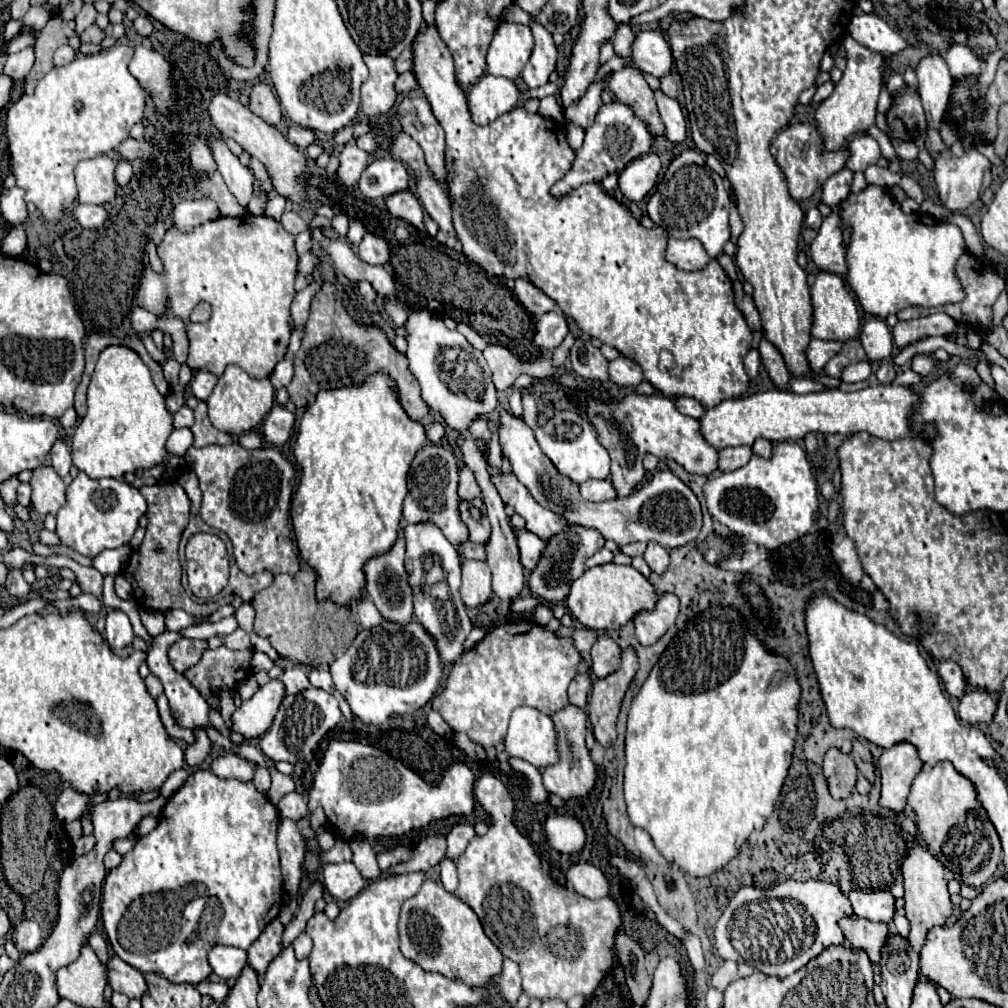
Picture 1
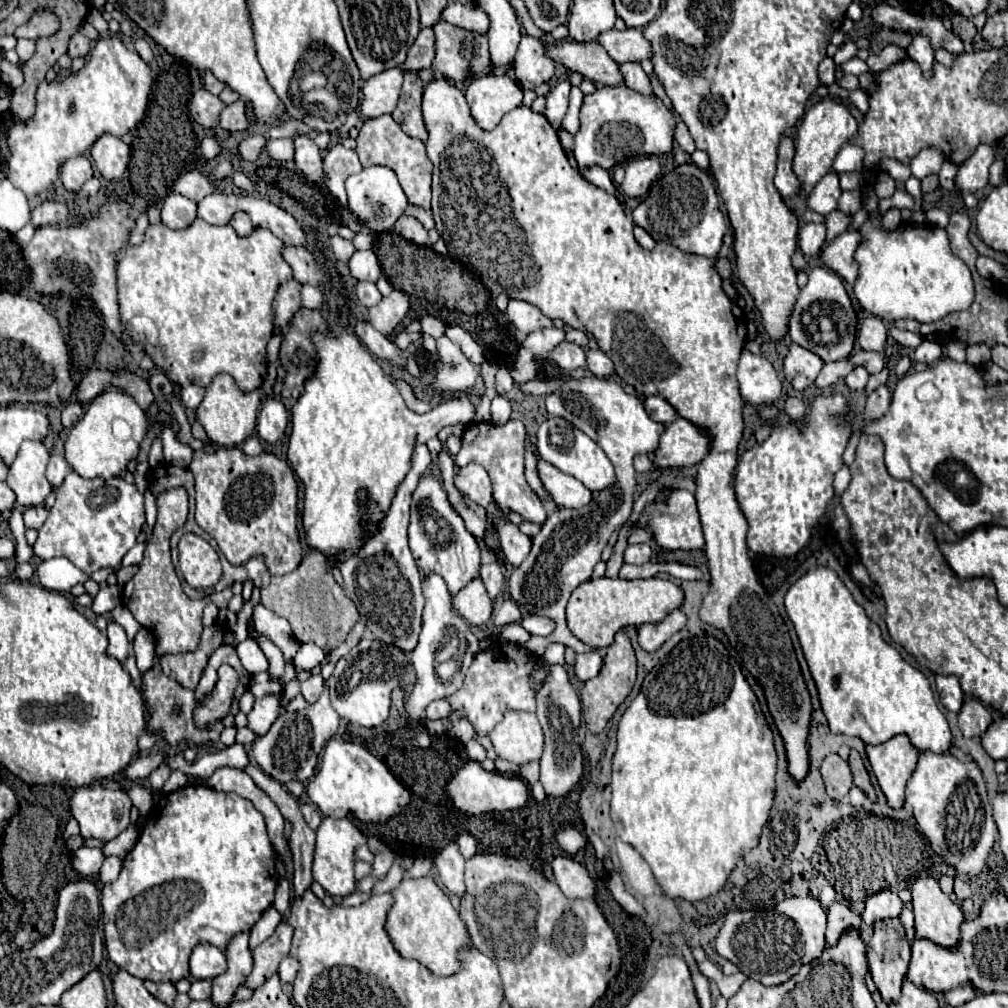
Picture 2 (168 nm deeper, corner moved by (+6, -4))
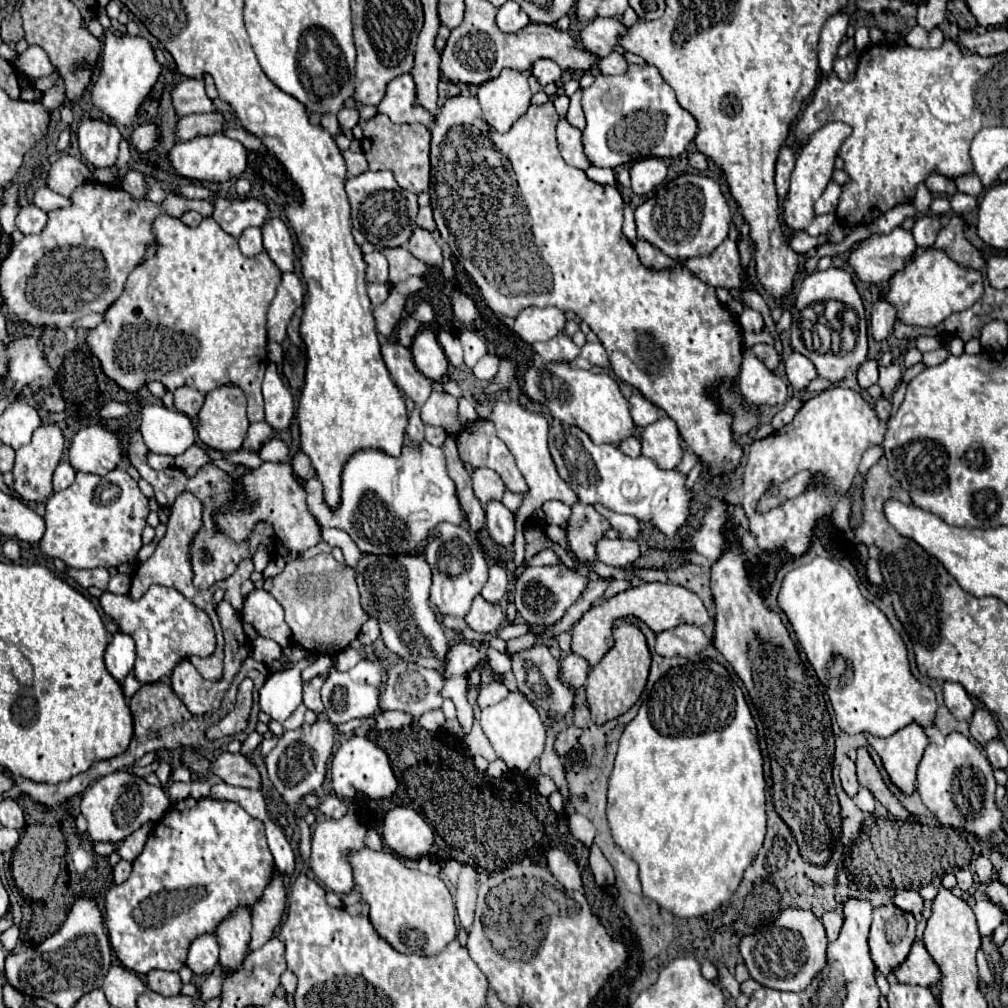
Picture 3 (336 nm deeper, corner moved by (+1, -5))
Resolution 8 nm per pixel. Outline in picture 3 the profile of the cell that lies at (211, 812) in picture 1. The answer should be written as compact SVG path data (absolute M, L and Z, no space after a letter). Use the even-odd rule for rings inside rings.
M189 797L173 803L169 813L151 831L141 855L133 861L131 877L121 885L111 887L107 893L105 925L117 959L139 975L145 975L155 967L179 971L185 965L191 939L207 931L213 933L215 923L231 915L231 907L237 907L239 903L253 907L253 903L263 895L273 869L275 863L267 847L265 827L241 805L233 801L215 801L209 797Z

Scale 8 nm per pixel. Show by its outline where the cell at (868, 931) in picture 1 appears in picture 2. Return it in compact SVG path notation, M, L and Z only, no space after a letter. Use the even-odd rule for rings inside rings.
M834 902L828 906L828 930L826 930L826 942L832 946L836 944L844 932L848 930L862 930L862 920L856 916L848 906Z

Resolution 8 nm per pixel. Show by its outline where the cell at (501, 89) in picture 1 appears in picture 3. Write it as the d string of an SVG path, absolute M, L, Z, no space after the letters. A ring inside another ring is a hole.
M503 69L499 77L479 85L477 101L487 117L487 123L499 133L507 133L529 107L531 91L527 85L527 75L513 69Z

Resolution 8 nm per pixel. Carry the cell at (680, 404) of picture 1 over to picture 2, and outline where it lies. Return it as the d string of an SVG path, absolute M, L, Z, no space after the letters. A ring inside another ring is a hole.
M642 396L642 400L646 402L646 410L650 410L650 416L656 422L662 424L670 424L674 420L678 420L678 412L672 408L670 402L666 402L662 396Z

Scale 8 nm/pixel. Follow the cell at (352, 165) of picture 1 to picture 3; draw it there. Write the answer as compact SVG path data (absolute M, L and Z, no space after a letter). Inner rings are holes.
M343 151L343 157L345 157L345 163L347 163L347 177L355 177L355 175L361 175L365 173L369 167L367 167L367 159L363 153L353 153L353 151Z

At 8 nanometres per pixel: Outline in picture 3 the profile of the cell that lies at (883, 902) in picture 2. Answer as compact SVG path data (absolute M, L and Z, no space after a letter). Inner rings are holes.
M909 889L909 891L901 891L899 895L895 895L893 903L895 903L899 909L909 911L909 913L913 913L913 915L917 915L917 913L923 911L923 897L921 897L917 891L911 891L911 889Z

